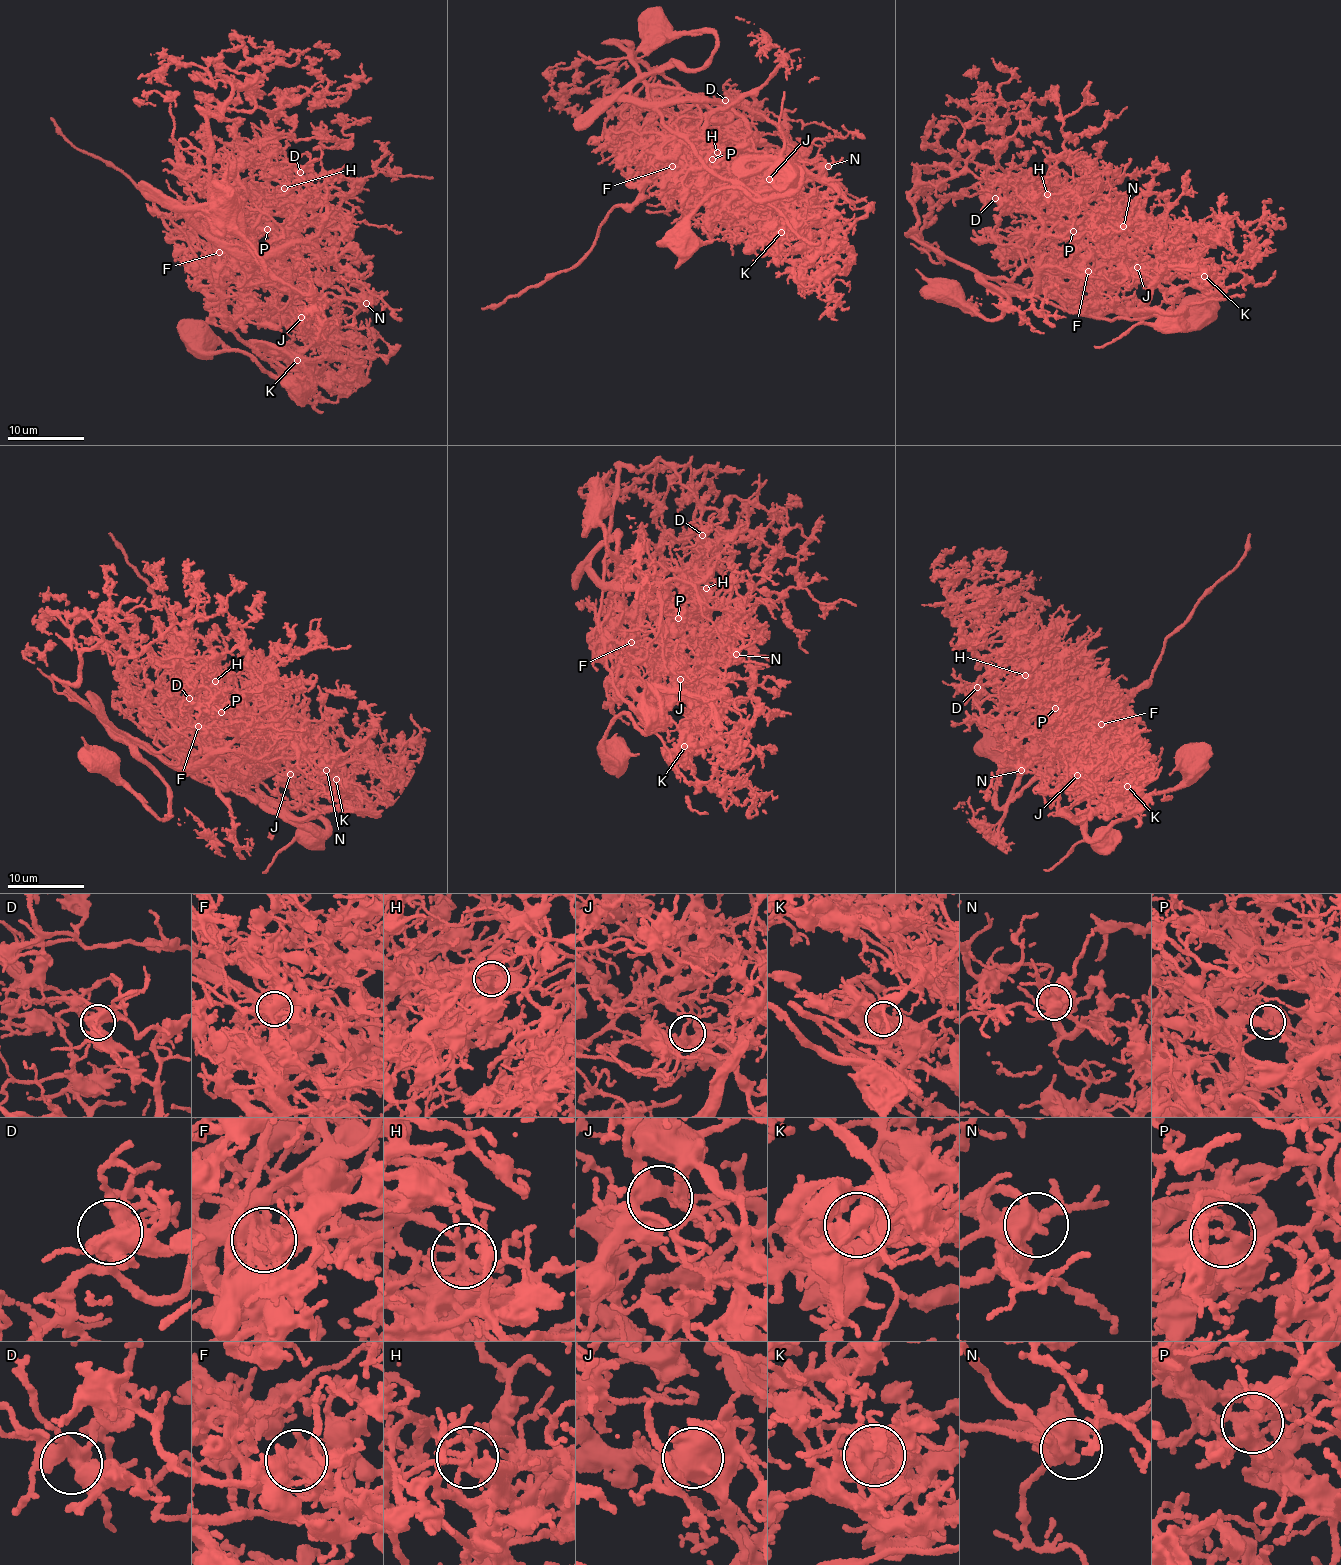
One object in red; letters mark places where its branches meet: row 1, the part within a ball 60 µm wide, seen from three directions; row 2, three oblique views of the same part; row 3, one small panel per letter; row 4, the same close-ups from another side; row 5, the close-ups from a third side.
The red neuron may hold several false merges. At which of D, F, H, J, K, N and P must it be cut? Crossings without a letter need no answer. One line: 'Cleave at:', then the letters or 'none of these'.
Cleave at: F, H, K, P

